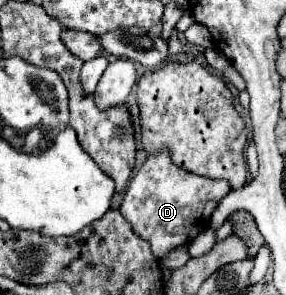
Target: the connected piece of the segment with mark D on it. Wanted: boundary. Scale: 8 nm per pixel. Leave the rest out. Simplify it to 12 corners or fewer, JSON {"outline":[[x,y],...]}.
{"outline":[[169,153],[147,157],[119,211],[155,259],[193,241],[229,191]]}

